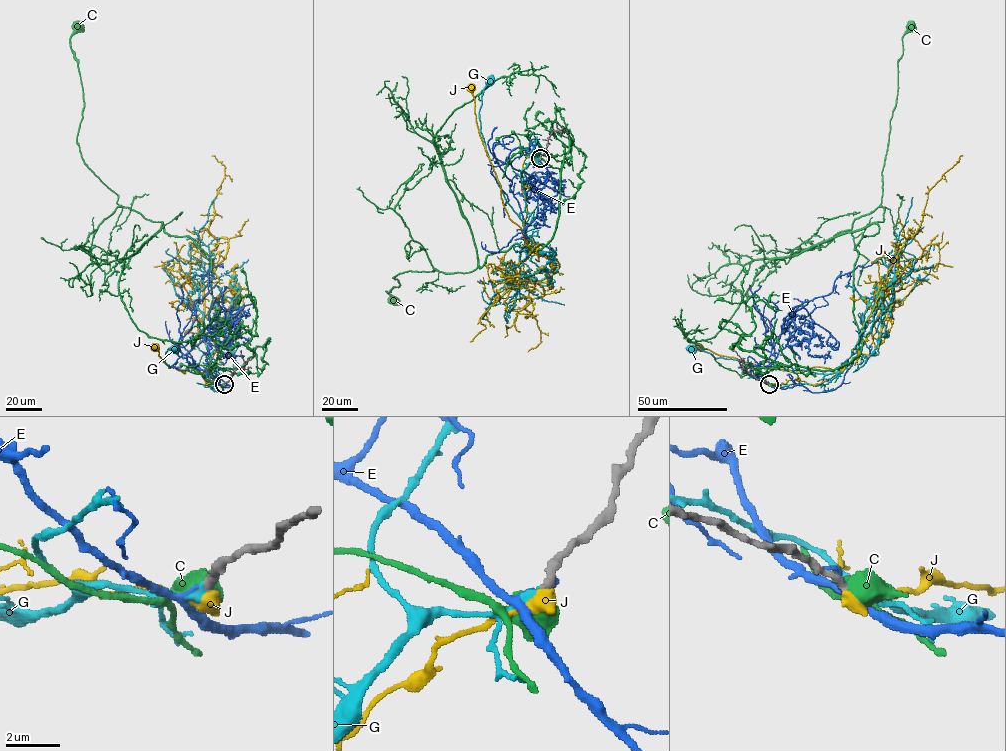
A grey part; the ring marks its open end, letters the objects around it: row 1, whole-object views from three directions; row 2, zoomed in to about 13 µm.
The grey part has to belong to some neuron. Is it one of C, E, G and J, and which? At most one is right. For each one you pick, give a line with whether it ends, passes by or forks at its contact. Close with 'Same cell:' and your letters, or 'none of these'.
G: it ends
Same cell: G

